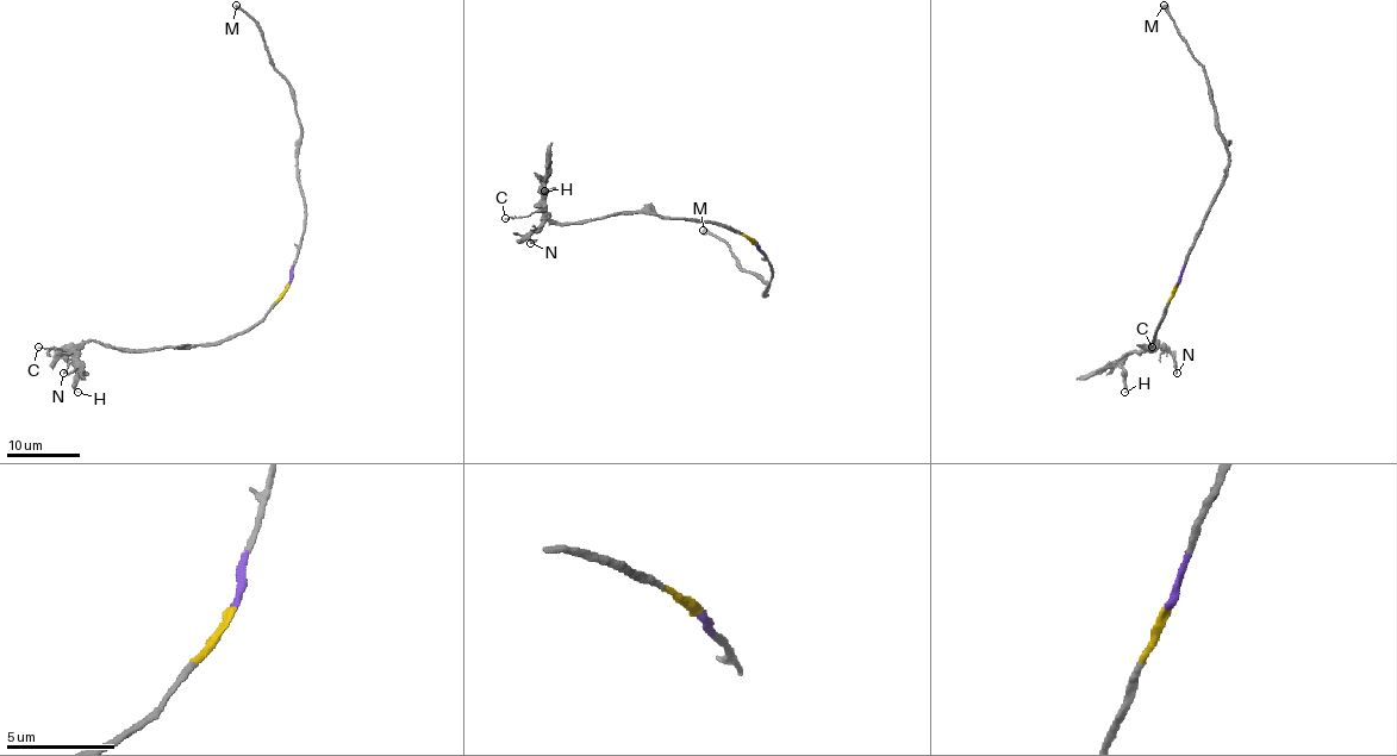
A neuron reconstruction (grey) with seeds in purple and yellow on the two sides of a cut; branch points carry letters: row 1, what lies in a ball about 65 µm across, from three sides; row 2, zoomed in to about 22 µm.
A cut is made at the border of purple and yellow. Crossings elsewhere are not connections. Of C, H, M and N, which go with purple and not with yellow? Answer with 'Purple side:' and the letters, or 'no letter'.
Purple side: M

